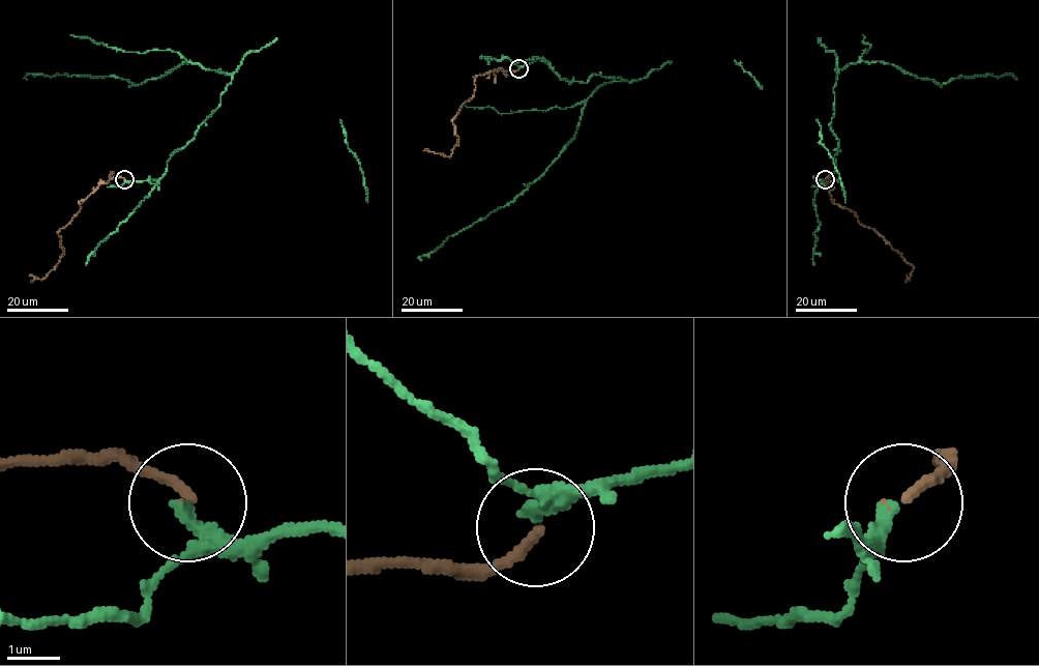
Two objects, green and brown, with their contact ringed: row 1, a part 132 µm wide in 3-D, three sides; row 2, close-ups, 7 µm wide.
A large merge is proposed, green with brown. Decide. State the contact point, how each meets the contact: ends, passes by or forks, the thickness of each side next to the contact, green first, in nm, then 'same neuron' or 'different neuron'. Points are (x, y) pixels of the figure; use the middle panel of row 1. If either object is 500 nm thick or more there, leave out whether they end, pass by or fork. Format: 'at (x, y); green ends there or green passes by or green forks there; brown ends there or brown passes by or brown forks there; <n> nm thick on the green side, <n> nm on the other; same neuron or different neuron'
at (518, 68); green passes by; brown ends there; 190 nm thick on the green side, 200 nm on the other; same neuron

